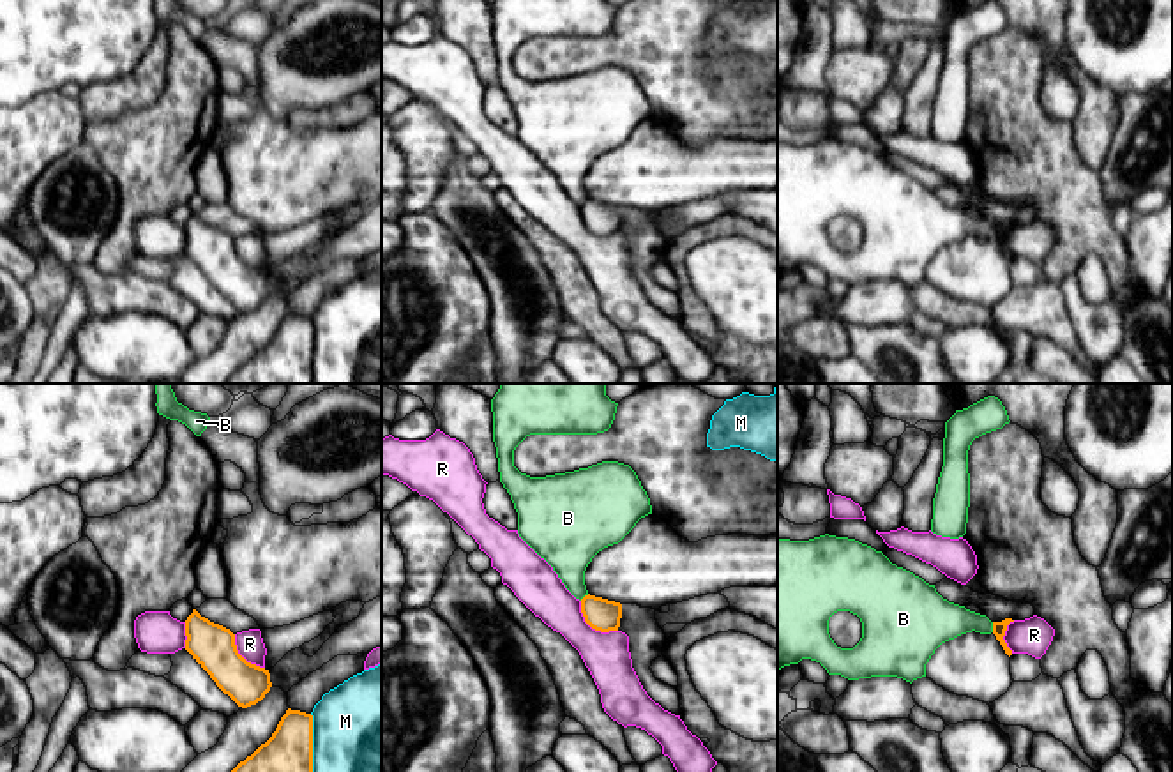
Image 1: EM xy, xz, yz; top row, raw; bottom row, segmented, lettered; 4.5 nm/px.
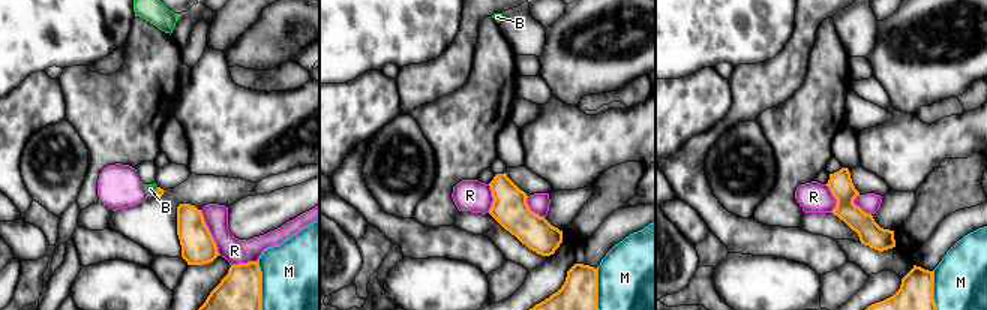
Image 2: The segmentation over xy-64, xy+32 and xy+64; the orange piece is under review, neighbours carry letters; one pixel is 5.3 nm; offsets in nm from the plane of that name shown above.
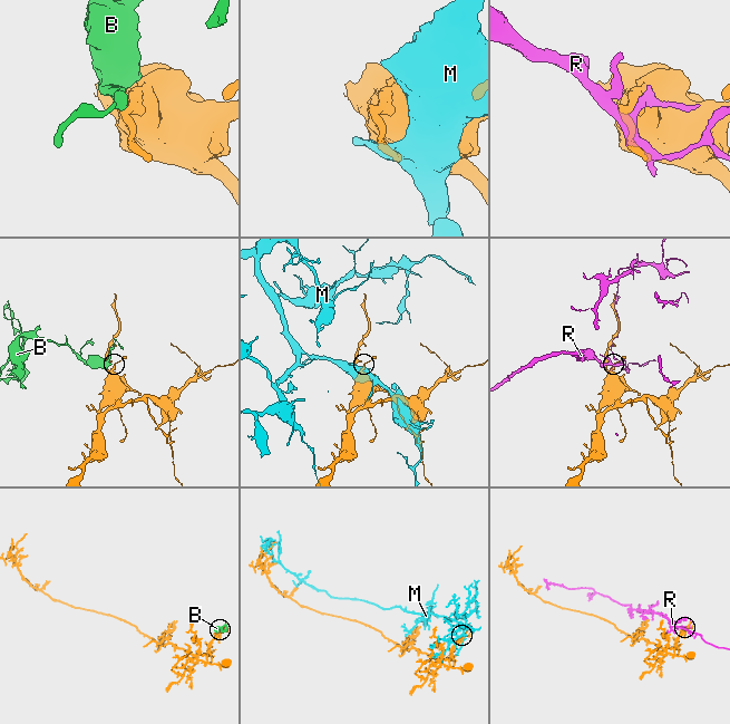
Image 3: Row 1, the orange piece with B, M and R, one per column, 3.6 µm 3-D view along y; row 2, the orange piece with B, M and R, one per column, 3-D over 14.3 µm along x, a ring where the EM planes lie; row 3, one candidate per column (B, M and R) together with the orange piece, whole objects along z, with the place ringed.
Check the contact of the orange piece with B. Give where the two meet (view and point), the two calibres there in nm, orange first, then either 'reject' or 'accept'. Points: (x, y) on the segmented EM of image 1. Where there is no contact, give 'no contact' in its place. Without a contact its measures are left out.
yz (993, 628) | 60/190 nm | reject

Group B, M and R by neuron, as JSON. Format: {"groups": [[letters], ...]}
{"groups": [["B"], ["M"], ["R"]]}

